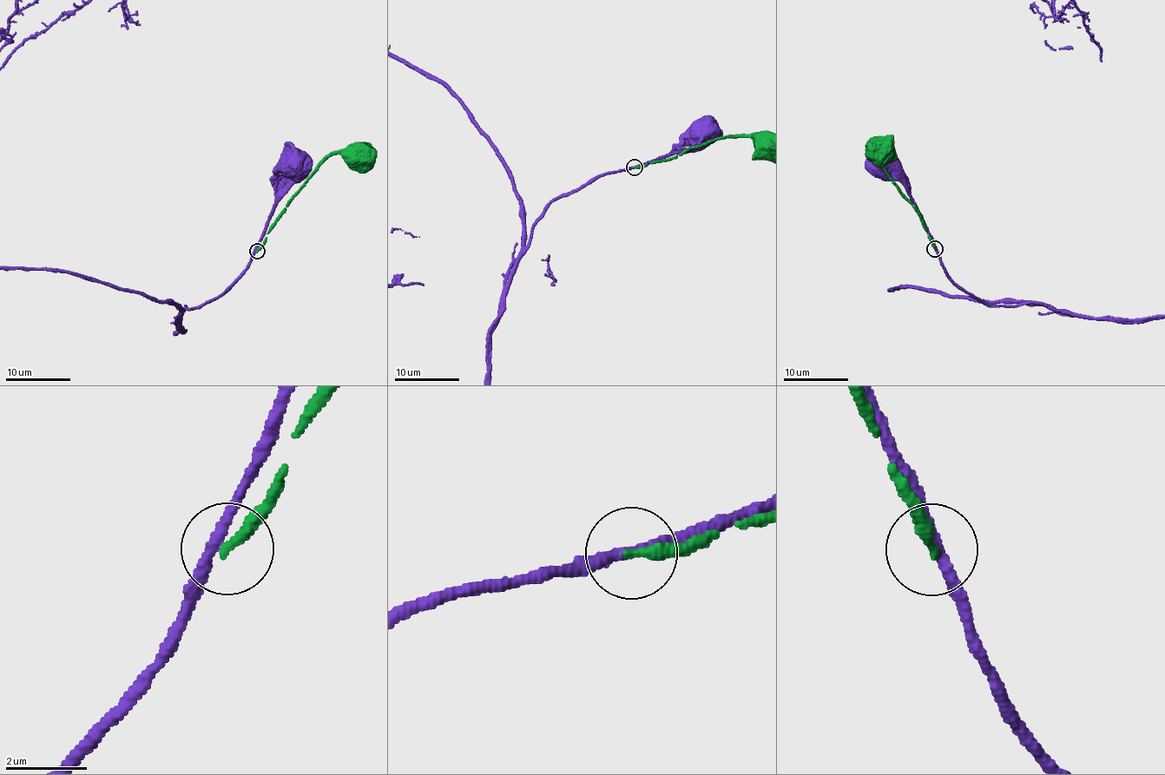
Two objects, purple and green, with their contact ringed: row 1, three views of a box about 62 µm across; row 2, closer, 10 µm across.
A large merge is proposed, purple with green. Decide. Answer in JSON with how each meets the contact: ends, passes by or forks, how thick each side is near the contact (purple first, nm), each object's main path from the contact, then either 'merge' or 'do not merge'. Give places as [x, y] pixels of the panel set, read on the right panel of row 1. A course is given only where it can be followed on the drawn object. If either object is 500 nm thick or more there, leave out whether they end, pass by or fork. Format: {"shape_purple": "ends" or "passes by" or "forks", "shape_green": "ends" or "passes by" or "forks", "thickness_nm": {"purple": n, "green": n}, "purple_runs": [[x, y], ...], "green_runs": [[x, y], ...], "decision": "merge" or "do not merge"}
{"shape_purple": "passes by", "shape_green": "ends", "thickness_nm": {"purple": 260, "green": 280}, "purple_runs": [[935, 249], [910, 196], [908, 178], [891, 160], [886, 164]], "green_runs": [[935, 249], [918, 210], [901, 194], [881, 163], [877, 149], [873, 148], [878, 146]], "decision": "do not merge"}

